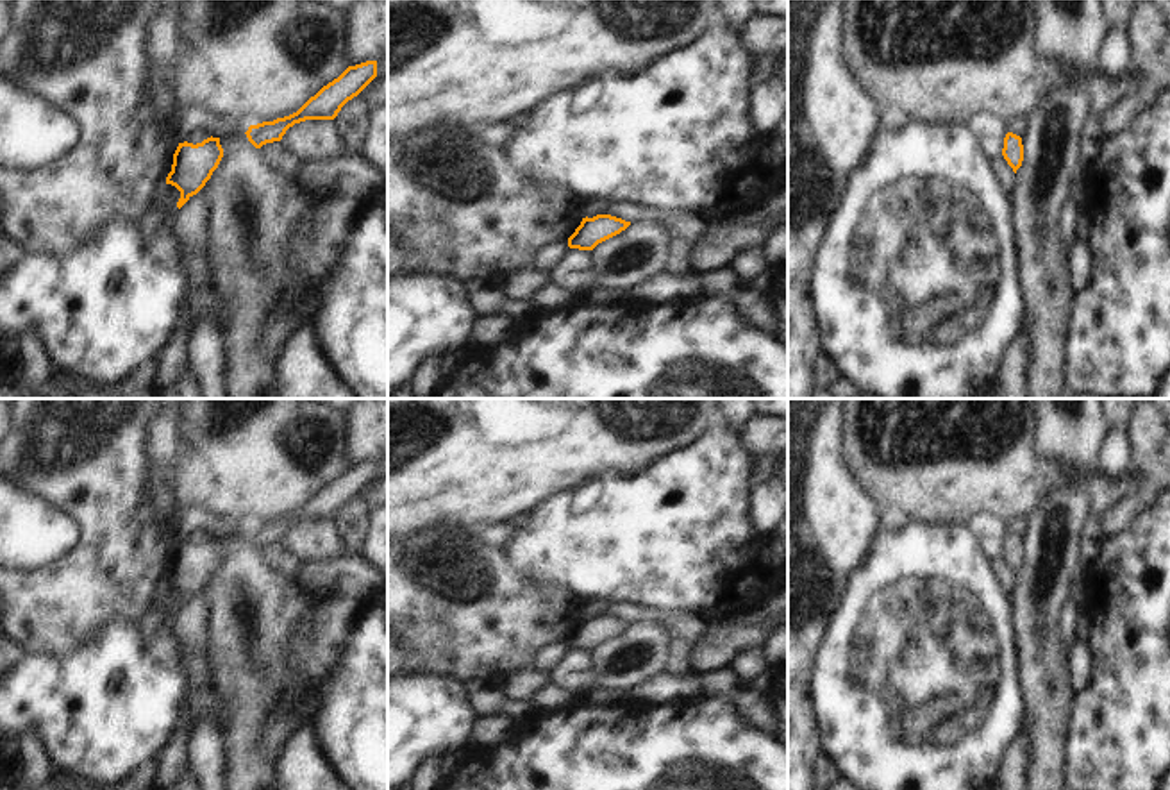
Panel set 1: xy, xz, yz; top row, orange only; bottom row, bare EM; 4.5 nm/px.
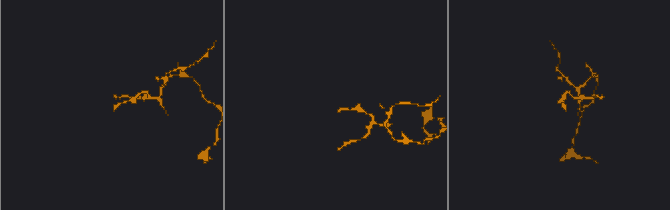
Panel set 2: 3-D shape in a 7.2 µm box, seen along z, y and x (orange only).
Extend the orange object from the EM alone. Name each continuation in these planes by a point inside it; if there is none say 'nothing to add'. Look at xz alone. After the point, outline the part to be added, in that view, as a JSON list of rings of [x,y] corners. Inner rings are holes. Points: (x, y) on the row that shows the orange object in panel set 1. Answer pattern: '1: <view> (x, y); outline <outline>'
nothing to add

